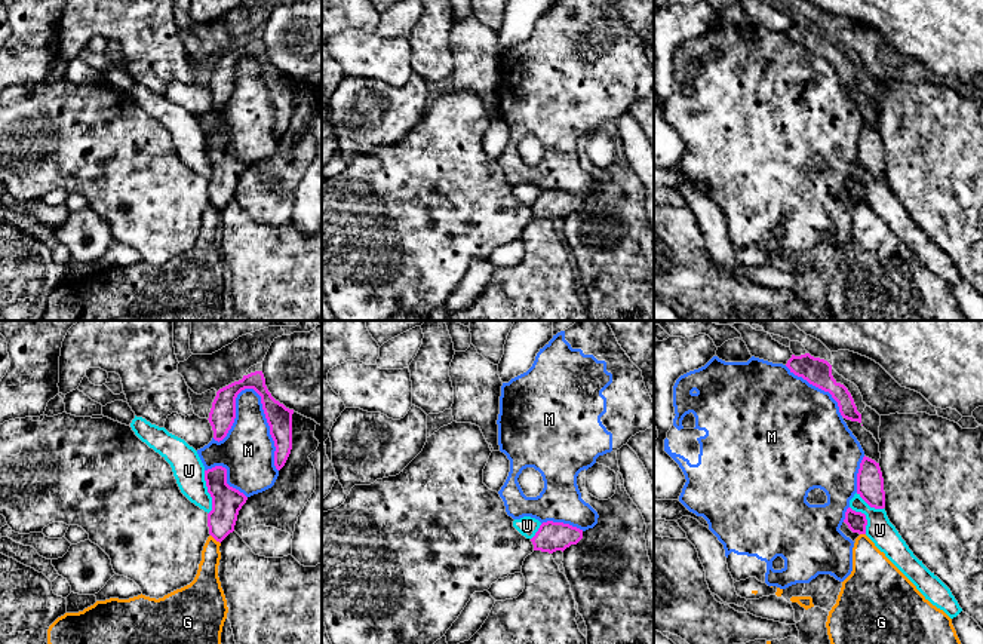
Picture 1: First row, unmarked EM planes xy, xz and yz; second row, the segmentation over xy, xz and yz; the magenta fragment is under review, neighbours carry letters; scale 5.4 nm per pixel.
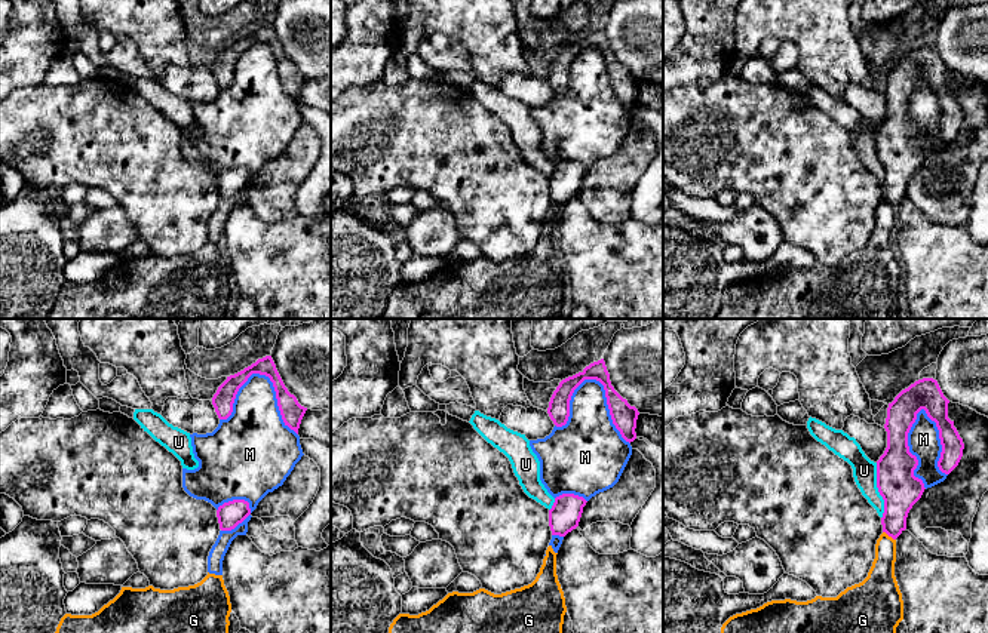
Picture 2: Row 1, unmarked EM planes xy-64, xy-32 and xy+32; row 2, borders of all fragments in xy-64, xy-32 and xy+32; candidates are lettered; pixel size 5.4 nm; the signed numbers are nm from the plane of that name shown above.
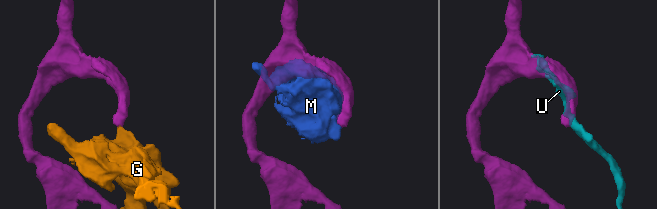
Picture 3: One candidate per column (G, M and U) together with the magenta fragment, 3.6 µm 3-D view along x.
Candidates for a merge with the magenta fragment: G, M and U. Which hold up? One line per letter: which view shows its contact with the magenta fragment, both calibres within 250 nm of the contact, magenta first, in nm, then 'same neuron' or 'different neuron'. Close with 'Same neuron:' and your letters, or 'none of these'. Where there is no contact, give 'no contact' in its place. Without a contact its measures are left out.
G: contact in xy; calibres 160 and 150 nm; different neuron
M: contact in xy; calibres 140 and 280 nm; different neuron
U: contact in xy; calibres 160 and 170 nm; different neuron
Same neuron: none of these

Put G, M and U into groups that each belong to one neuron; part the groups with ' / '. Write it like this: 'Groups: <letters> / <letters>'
Groups: G / M / U

